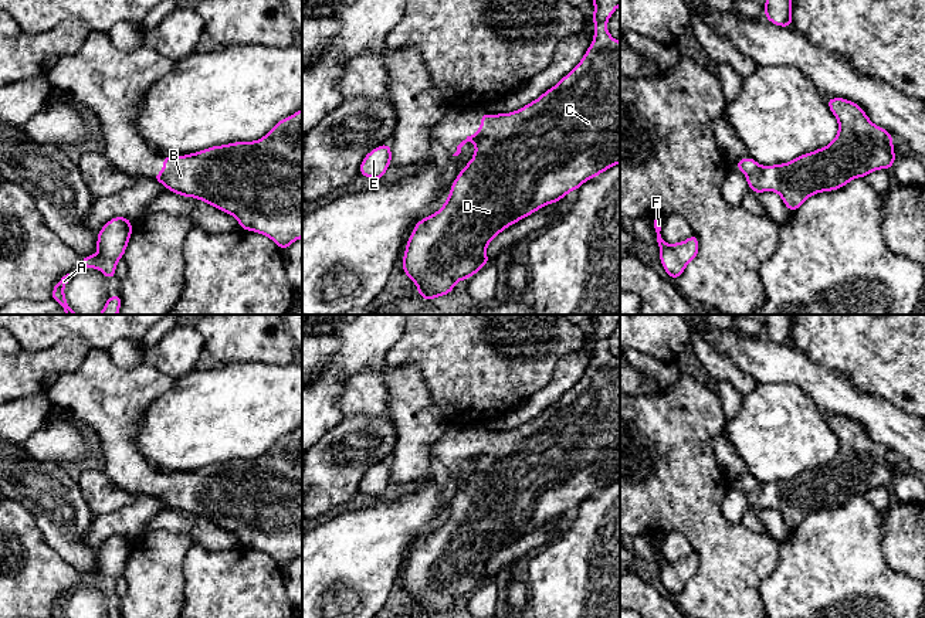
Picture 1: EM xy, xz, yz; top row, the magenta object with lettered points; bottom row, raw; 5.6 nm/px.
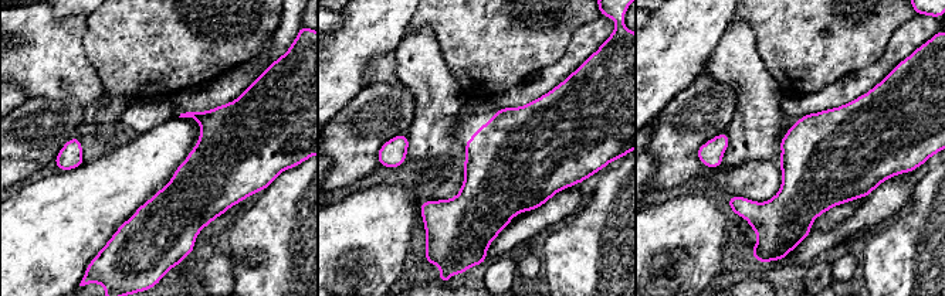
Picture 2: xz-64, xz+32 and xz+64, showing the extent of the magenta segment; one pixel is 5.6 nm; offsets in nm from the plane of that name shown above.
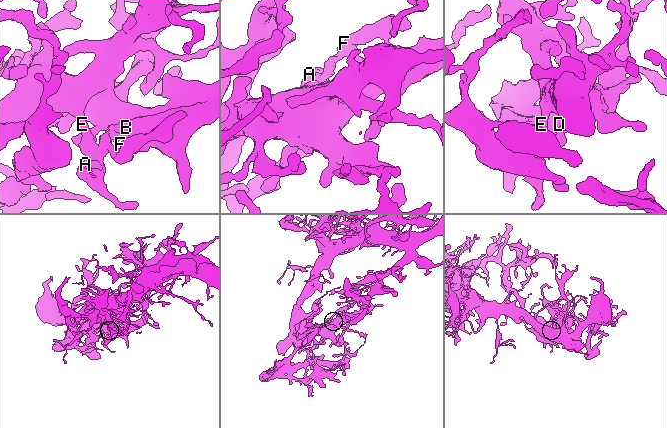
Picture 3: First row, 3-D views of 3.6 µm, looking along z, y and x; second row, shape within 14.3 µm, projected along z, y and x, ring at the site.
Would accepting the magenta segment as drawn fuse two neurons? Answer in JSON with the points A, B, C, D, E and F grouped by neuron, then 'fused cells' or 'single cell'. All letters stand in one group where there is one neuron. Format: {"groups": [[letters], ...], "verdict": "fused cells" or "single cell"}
{"groups": [["A", "B", "C", "D", "E", "F"]], "verdict": "single cell"}

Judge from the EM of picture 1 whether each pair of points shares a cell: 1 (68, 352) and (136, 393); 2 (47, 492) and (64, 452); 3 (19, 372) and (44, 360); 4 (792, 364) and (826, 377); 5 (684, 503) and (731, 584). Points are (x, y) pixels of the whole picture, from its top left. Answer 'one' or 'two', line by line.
1: two
2: two
3: one
4: one
5: one

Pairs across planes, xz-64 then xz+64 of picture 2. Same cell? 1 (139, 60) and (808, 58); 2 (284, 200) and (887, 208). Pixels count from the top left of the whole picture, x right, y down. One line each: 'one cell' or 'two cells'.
1: one cell
2: two cells

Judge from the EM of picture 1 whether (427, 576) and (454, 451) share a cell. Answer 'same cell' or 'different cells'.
same cell

